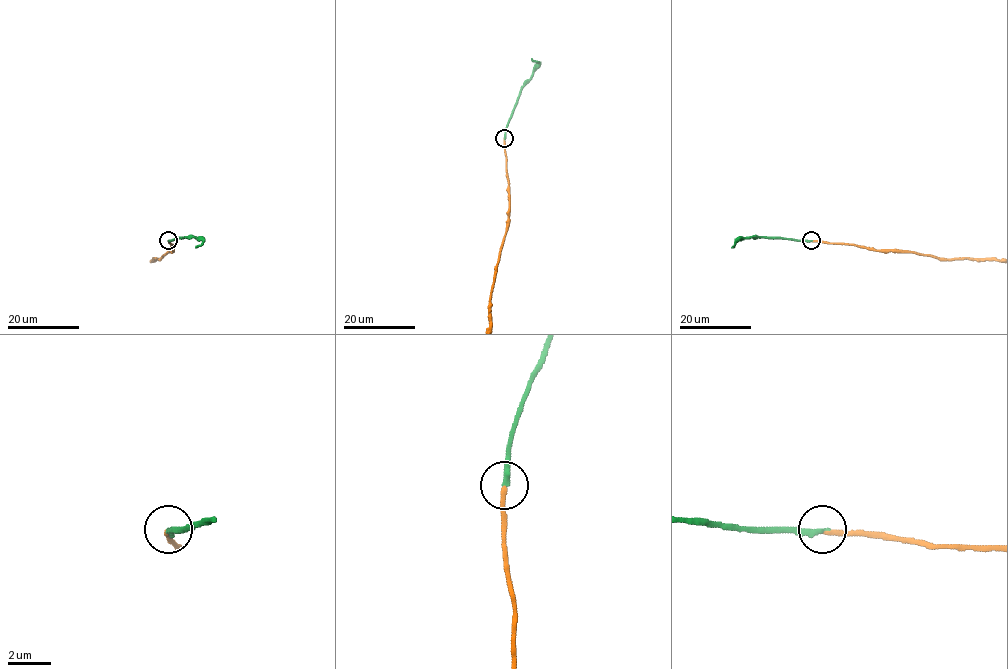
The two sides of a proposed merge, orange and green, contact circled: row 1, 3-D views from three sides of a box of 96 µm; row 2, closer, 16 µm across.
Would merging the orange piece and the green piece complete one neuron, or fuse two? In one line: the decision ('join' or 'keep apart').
join

